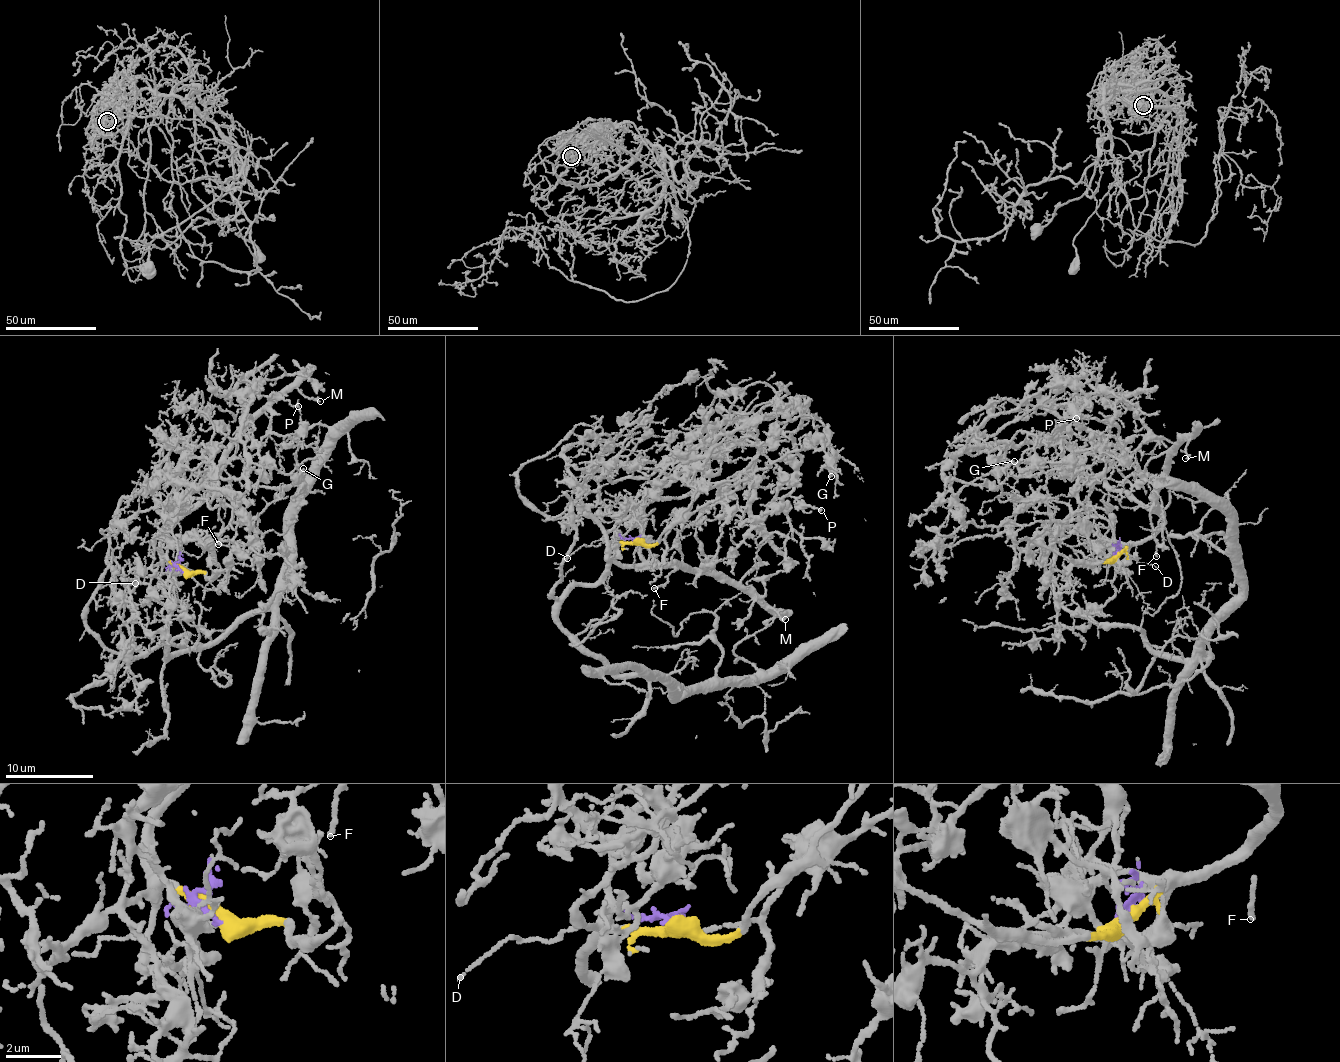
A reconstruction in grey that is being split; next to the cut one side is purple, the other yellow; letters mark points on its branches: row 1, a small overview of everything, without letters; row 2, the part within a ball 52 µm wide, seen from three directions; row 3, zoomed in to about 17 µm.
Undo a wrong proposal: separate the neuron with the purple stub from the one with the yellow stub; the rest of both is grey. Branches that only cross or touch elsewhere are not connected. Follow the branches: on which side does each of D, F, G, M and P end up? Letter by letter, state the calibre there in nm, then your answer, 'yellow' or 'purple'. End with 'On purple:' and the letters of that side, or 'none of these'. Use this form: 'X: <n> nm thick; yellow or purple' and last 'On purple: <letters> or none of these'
D: 100 nm thick; yellow
F: 180 nm thick; yellow
G: 140 nm thick; purple
M: 200 nm thick; yellow
P: 190 nm thick; purple
On purple: G, P

